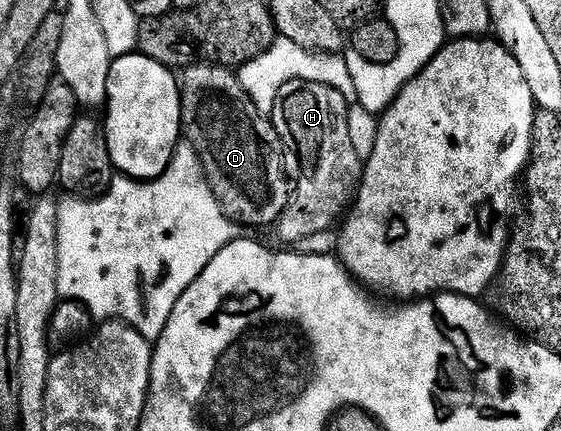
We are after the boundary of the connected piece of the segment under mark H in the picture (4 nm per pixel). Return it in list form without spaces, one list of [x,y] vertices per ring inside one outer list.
[[[293,80],[286,84],[280,97],[274,122],[285,144],[293,144],[299,150],[304,179],[283,209],[277,229],[281,241],[297,244],[309,240],[309,236],[317,236],[317,232],[332,229],[348,213],[359,179],[364,177],[365,162],[358,158],[349,140],[349,104],[337,88],[309,80]]]

